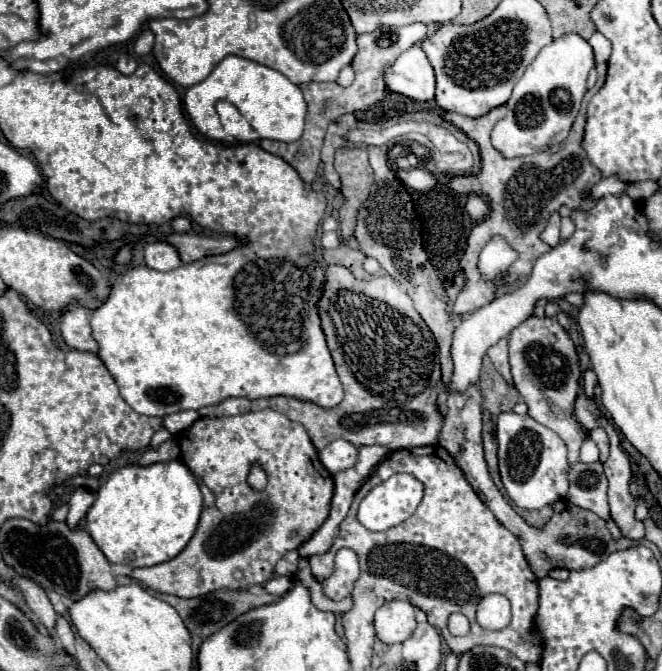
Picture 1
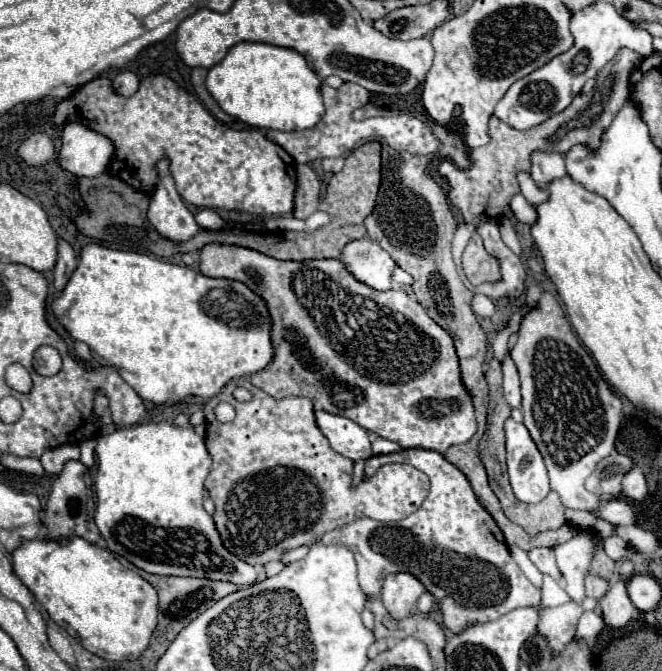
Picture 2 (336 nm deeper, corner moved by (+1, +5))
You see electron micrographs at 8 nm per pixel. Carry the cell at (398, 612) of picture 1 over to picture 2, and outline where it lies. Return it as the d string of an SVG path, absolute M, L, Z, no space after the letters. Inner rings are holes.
M397 573L385 577L381 599L393 619L405 619L407 615L413 613L415 603L423 591L425 587L413 575Z

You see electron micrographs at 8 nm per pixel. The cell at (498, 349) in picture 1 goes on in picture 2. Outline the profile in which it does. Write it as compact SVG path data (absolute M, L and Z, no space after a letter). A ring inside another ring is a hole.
M511 335L509 337L509 343L507 343L507 355L505 355L505 359L501 361L501 365L503 365L503 391L505 391L505 399L507 399L507 403L511 405L511 407L521 407L521 393L519 393L519 375L517 375L517 367L515 367L515 363L513 363L513 359L511 359L511 355L509 355L509 351L513 349L513 345L515 345L515 341L517 341L517 337L515 335Z

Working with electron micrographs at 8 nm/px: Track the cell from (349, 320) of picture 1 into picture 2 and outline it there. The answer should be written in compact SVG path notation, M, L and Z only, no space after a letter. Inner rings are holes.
M209 243L205 247L199 249L199 271L207 277L225 277L225 279L237 279L243 281L249 289L253 289L257 295L261 295L267 301L267 307L271 311L273 317L273 347L275 347L275 357L273 361L259 373L251 375L251 383L255 387L259 387L261 391L269 393L275 399L283 399L283 397L307 397L313 401L317 411L331 411L333 415L343 415L351 421L355 421L357 425L361 425L363 429L395 441L397 445L401 445L403 449L409 447L421 447L421 449L433 449L439 453L445 453L447 447L455 445L455 443L465 443L469 441L475 431L477 431L477 423L475 423L475 415L473 415L473 405L471 405L471 397L467 395L465 387L461 385L461 375L459 375L459 359L455 355L453 349L453 339L447 331L443 331L427 313L425 309L411 299L405 291L397 291L397 289L389 289L389 291L375 291L373 287L367 287L365 283L359 283L349 271L347 267L343 267L343 261L339 259L315 259L315 261L279 261L273 259L269 255L263 255L255 249L247 249L247 247L239 247L239 245L221 245L221 243Z

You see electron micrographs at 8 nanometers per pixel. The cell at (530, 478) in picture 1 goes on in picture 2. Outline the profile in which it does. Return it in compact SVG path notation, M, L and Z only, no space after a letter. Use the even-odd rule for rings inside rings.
M513 419L505 421L507 471L513 493L523 503L539 503L549 493L547 467L527 427Z

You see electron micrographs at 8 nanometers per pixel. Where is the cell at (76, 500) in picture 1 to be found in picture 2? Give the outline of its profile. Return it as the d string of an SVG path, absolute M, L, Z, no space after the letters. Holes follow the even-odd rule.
M89 439L89 441L83 441L81 445L81 463L87 467L87 469L93 469L93 463L95 463L95 459L93 459L93 447L95 447L95 439Z

